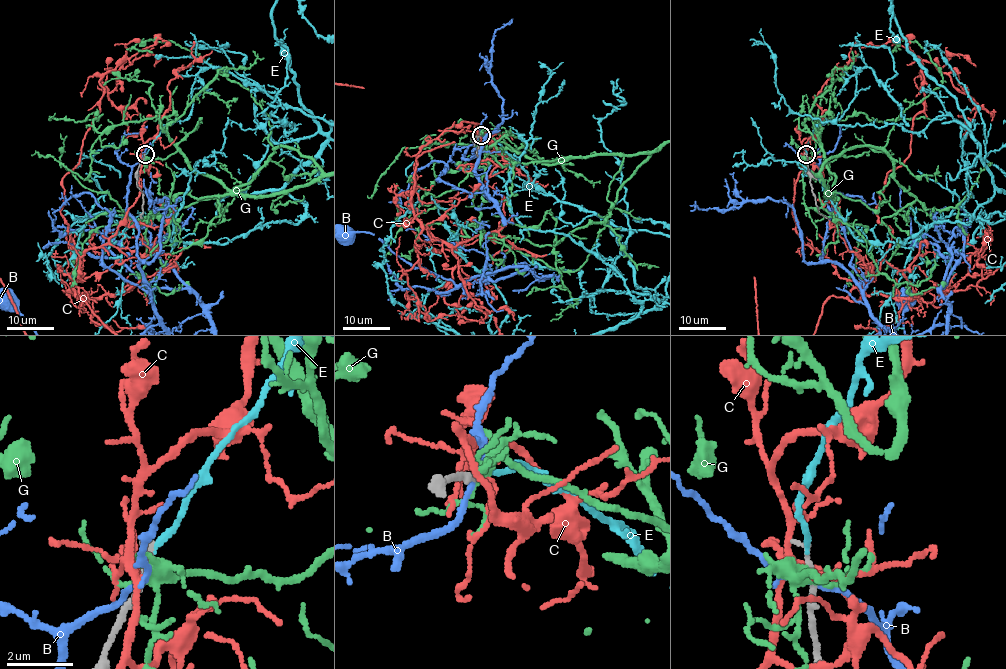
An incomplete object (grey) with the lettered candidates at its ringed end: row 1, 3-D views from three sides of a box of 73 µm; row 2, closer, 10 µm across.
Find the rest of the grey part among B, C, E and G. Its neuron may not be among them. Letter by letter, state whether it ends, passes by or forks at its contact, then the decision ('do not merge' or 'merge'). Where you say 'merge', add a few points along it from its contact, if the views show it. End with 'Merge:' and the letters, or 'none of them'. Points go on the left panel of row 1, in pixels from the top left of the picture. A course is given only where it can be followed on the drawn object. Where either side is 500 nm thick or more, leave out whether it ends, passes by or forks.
B: it passes by; do not merge
C: it forks; do not merge
E: it ends; merge
G: it forks; do not merge
Merge: E

